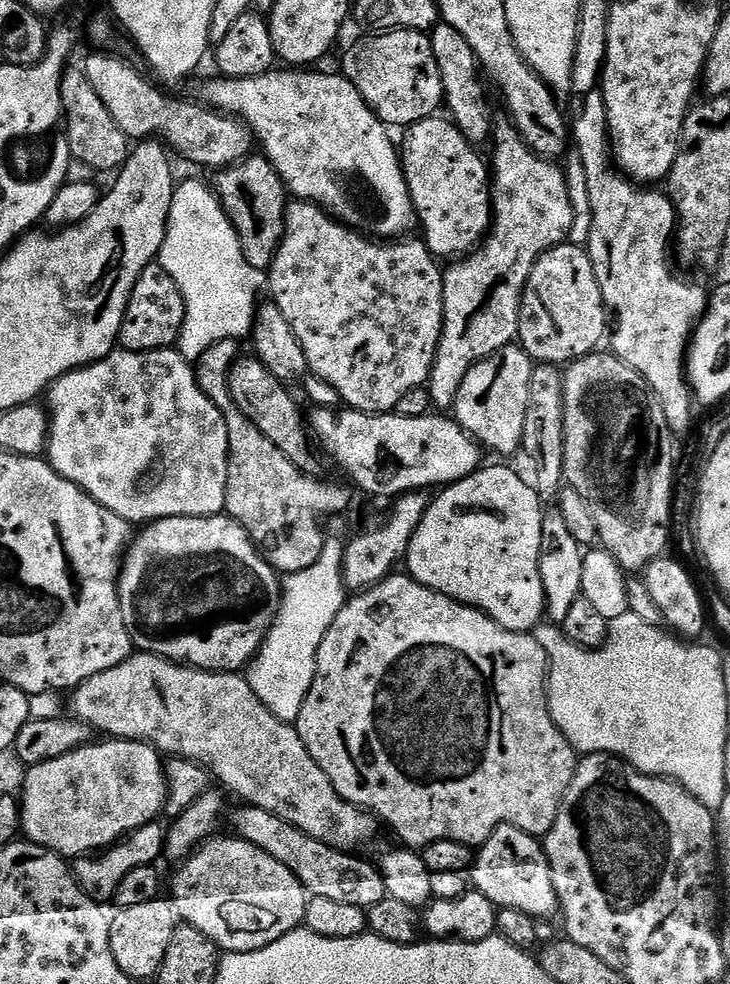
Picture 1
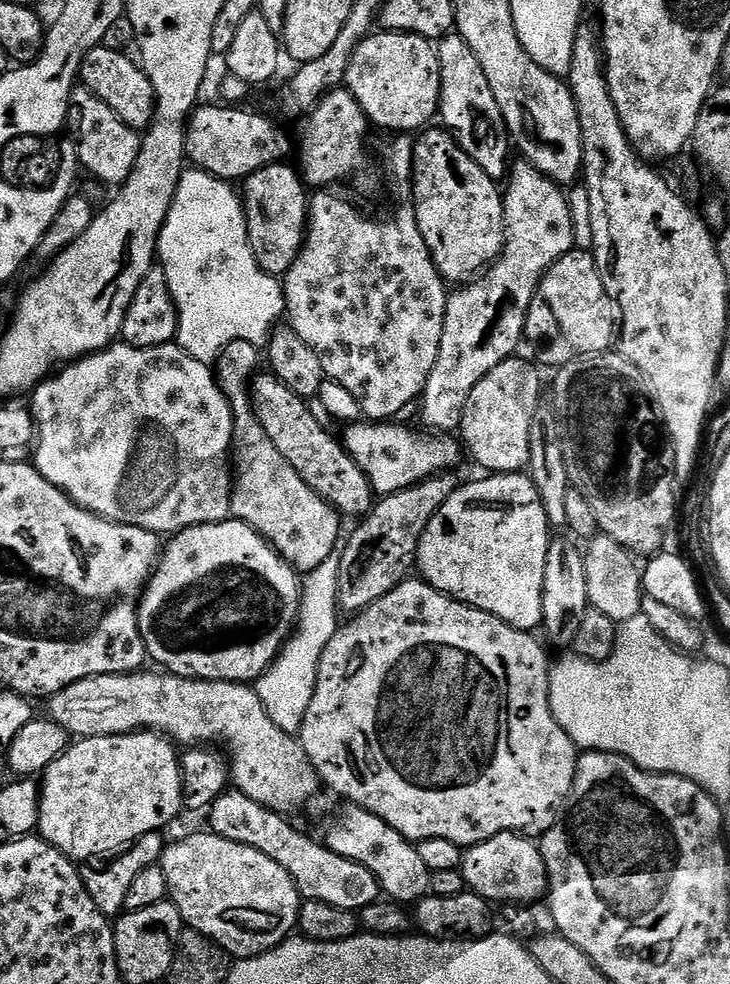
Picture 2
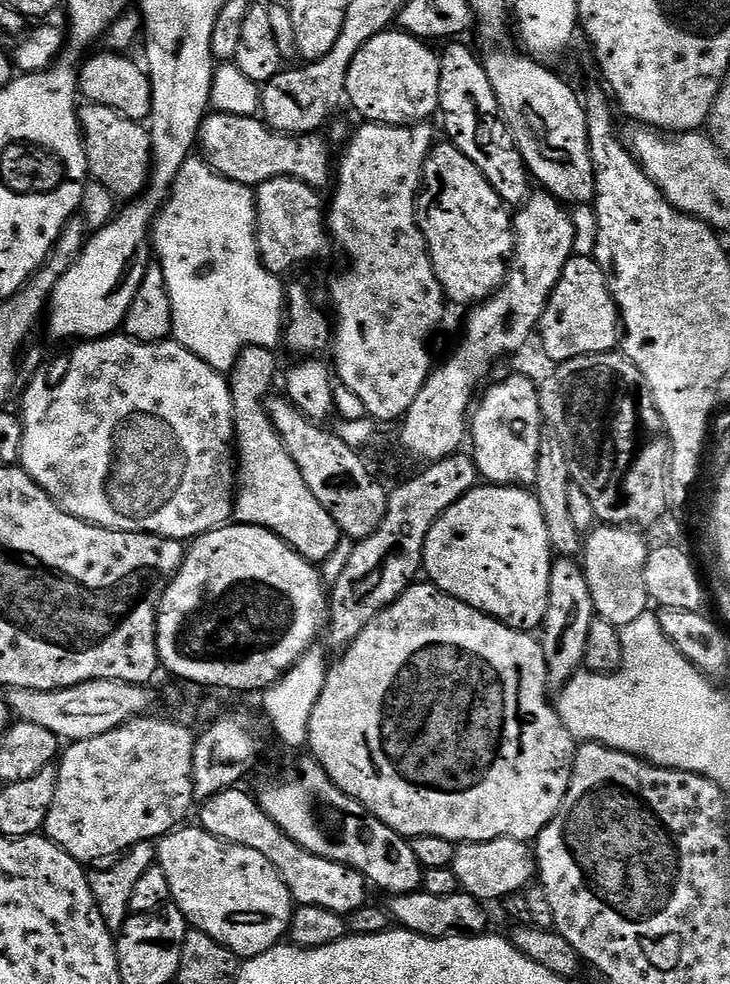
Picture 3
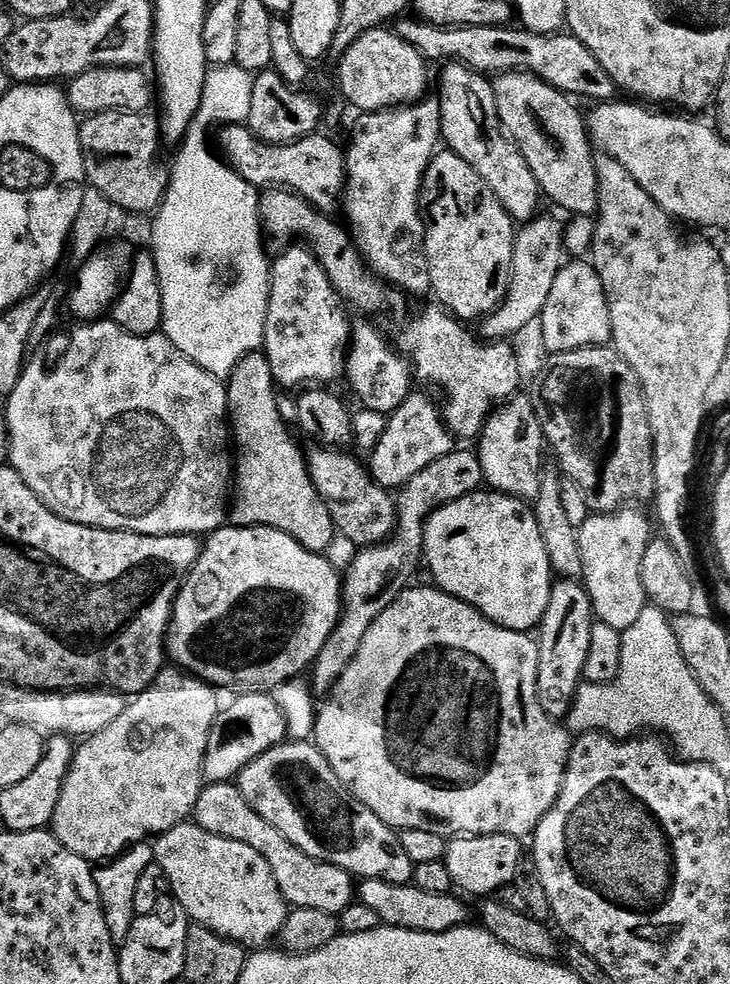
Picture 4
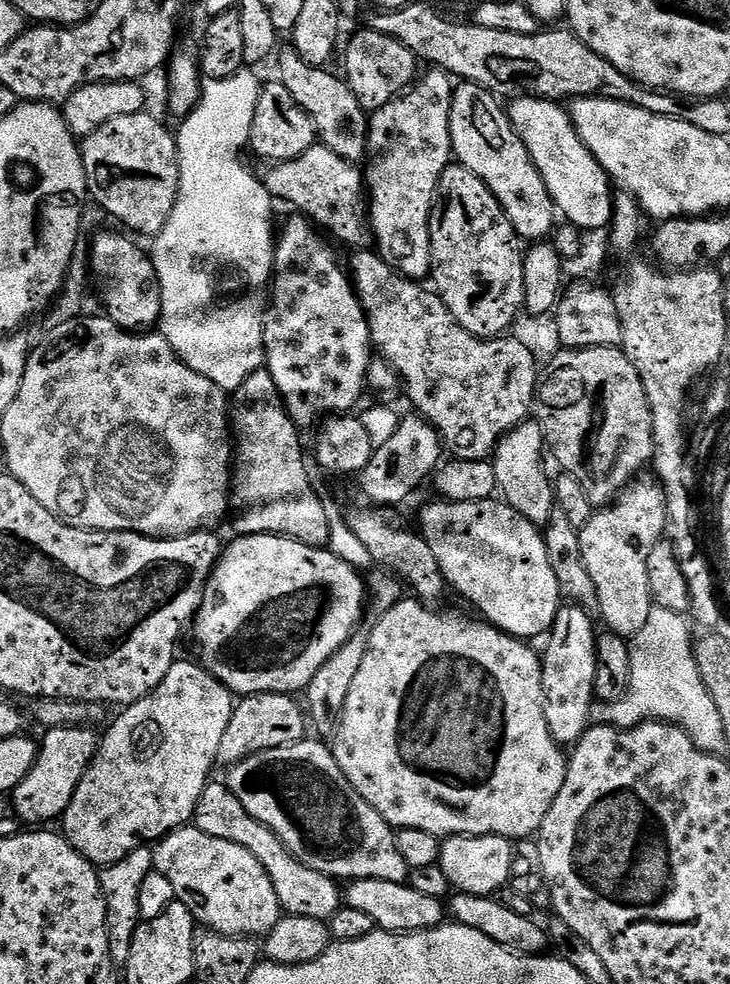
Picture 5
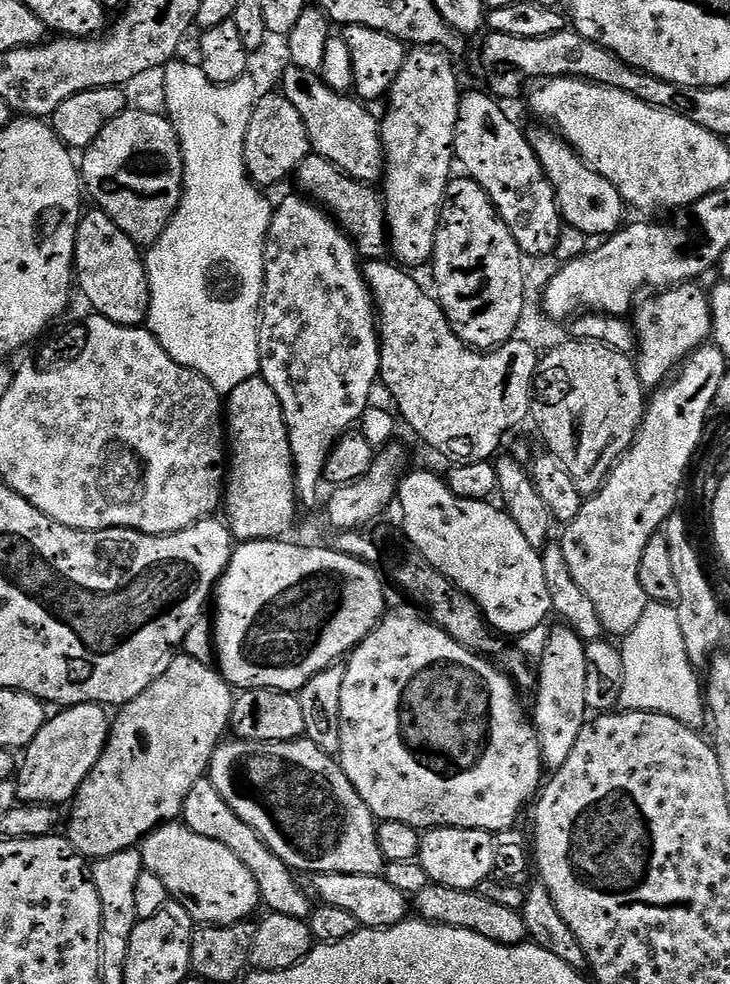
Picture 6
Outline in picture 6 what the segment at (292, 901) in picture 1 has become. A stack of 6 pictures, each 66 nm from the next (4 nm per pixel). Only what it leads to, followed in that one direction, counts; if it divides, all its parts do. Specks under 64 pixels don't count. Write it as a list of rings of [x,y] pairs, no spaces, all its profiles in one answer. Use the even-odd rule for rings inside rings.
[[[169,822],[157,828],[144,837],[139,850],[145,869],[162,878],[169,897],[181,904],[197,925],[238,924],[252,918],[256,907],[261,907],[260,887],[254,874],[246,870],[246,862],[234,850],[226,850],[222,842],[194,834],[183,822]]]

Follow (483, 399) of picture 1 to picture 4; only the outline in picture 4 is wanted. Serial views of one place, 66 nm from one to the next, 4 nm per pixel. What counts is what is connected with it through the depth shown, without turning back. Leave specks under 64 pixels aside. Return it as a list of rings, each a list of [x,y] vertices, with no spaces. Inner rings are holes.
[[[523,394],[499,405],[480,432],[478,455],[487,487],[503,492],[505,496],[514,496],[525,502],[535,501],[540,489],[540,459],[544,452],[546,456],[546,429],[536,415],[535,403],[531,399],[528,401]]]

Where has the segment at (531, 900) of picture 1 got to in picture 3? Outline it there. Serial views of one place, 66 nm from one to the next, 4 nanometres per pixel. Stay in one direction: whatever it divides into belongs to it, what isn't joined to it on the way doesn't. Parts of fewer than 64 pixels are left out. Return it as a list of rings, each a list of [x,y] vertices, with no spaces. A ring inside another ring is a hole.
[[[505,836],[477,844],[460,844],[450,867],[458,878],[460,888],[481,902],[500,902],[515,892],[523,893],[538,872],[533,849],[525,841],[511,840]]]

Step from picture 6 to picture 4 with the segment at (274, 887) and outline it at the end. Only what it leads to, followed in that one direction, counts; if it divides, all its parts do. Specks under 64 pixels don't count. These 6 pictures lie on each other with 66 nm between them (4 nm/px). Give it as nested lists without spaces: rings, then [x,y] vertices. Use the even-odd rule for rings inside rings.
[[[235,783],[208,784],[201,787],[194,823],[210,834],[230,838],[234,842],[242,842],[253,850],[258,850],[258,854],[262,854],[262,858],[270,866],[282,898],[292,908],[322,910],[326,914],[337,917],[342,910],[346,910],[346,906],[354,903],[354,897],[358,892],[354,877],[338,866],[330,866],[302,854],[273,824],[266,822],[266,818],[259,816],[246,803]]]

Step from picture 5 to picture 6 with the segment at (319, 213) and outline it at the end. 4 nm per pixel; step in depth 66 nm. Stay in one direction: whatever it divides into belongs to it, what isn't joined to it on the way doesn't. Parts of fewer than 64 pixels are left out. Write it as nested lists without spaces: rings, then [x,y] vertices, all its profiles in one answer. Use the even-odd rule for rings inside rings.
[[[310,154],[300,165],[299,176],[299,191],[319,204],[344,229],[365,261],[382,260],[389,255],[388,216],[384,212],[381,193],[373,185],[347,176],[338,166],[334,166],[334,162],[315,154]]]

